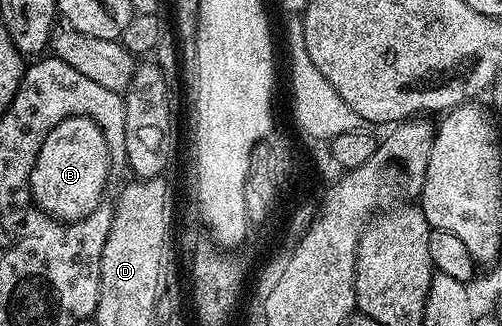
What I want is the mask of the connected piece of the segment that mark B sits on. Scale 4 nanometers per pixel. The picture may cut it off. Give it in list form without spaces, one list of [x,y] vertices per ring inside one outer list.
[[[72,115],[62,120],[49,131],[41,143],[40,153],[30,170],[30,195],[34,203],[46,215],[61,222],[74,222],[86,215],[86,207],[93,207],[94,199],[98,199],[98,191],[107,188],[110,173],[112,152],[107,145],[103,131],[90,119],[83,115]]]

